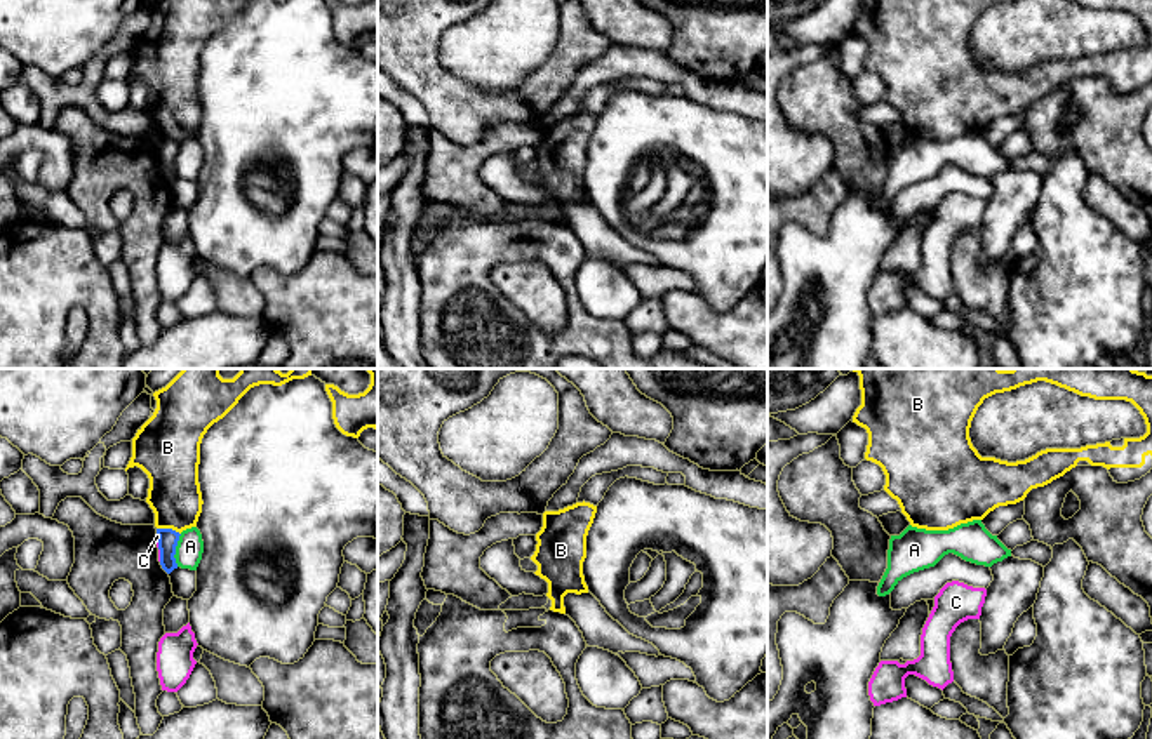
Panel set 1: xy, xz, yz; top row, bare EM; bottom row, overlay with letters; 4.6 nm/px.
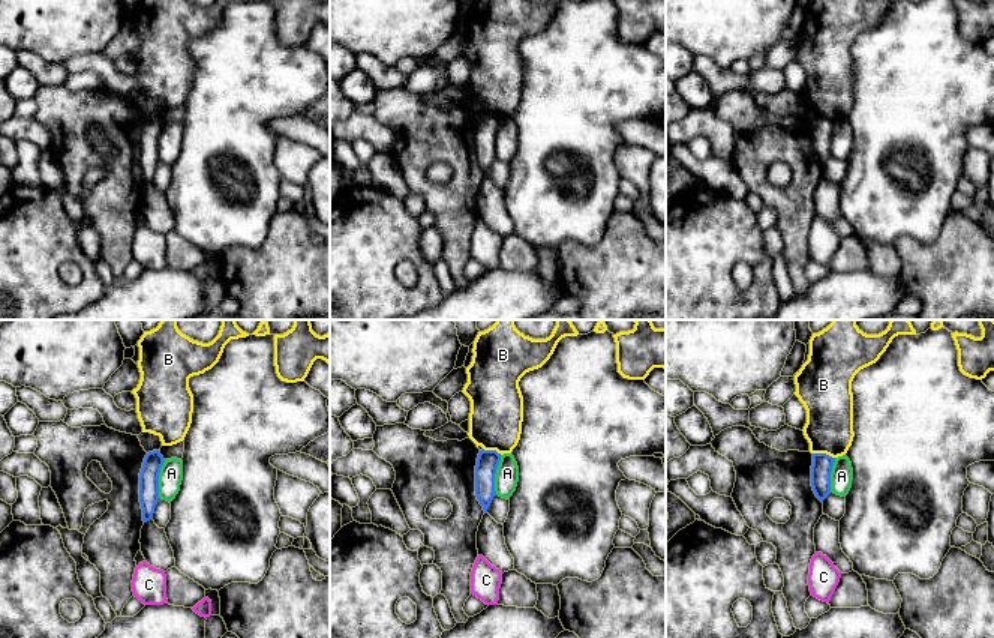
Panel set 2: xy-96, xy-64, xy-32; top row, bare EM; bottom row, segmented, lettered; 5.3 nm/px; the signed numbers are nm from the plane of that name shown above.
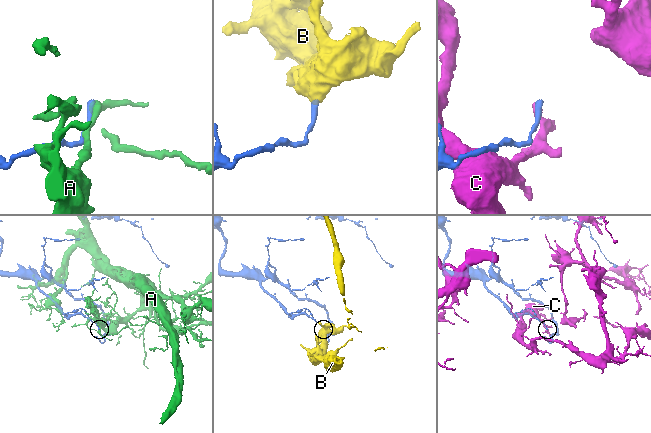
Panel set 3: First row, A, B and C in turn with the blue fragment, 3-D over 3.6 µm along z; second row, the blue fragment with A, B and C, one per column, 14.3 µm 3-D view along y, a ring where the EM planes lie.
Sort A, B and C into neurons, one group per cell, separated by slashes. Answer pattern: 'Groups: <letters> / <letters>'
Groups: A / B / C

